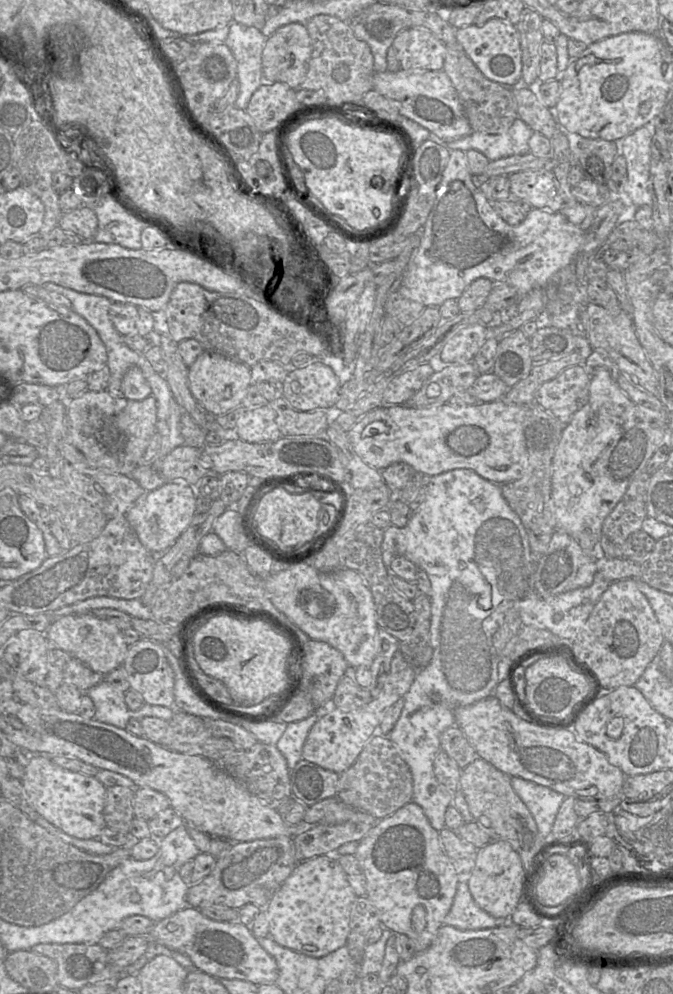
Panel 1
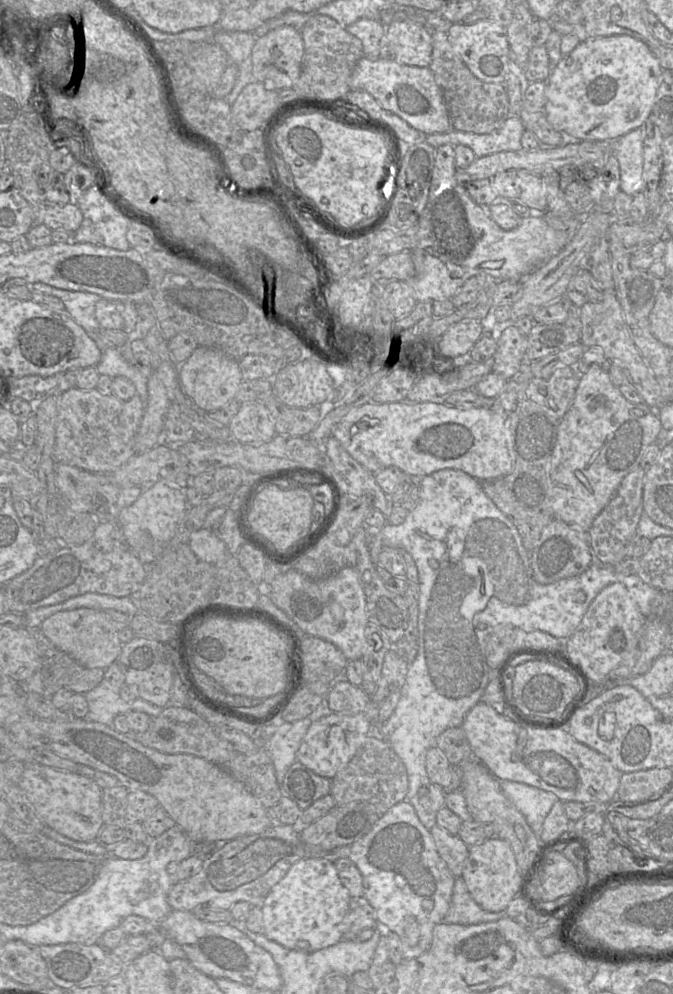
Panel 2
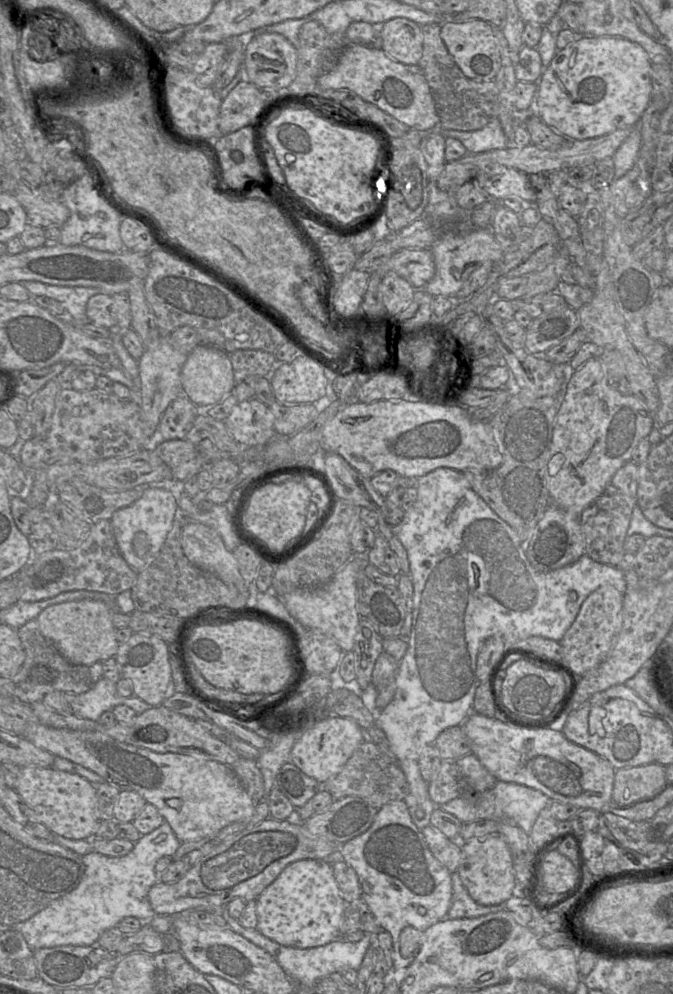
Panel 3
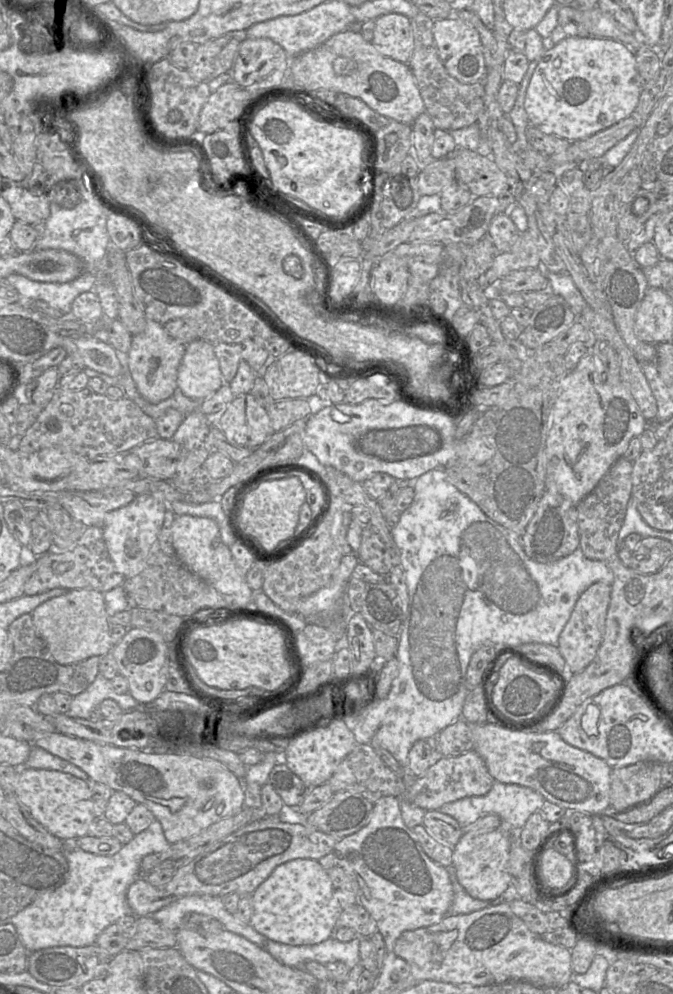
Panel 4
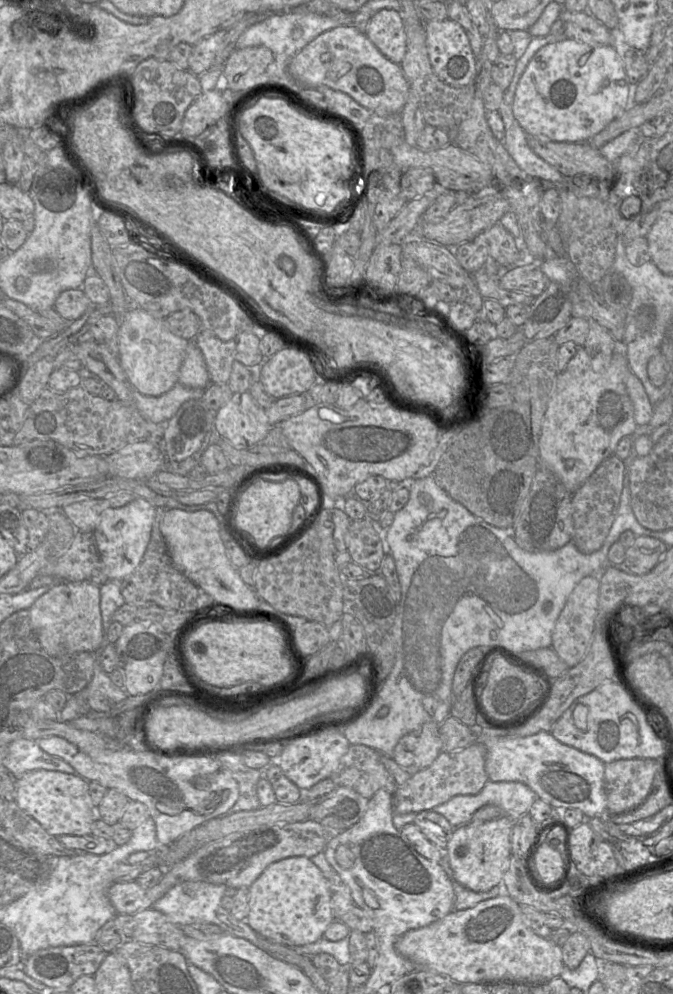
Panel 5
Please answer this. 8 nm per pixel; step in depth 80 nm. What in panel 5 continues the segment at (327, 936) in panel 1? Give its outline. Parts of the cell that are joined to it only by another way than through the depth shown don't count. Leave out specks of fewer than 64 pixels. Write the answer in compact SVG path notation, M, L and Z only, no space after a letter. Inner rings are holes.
M295 856L272 863L248 888L248 892L249 912L246 922L258 934L277 944L291 948L314 943L323 938L328 926L335 921L327 878L308 857Z

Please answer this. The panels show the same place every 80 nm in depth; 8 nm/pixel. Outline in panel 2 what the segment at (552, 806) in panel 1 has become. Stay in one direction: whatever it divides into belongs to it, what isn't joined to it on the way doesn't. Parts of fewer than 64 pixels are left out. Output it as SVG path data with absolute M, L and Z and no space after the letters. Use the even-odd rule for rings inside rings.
M498 779L504 794L525 816L534 833L540 836L543 822L555 802L560 800L554 793L538 787L507 779Z

